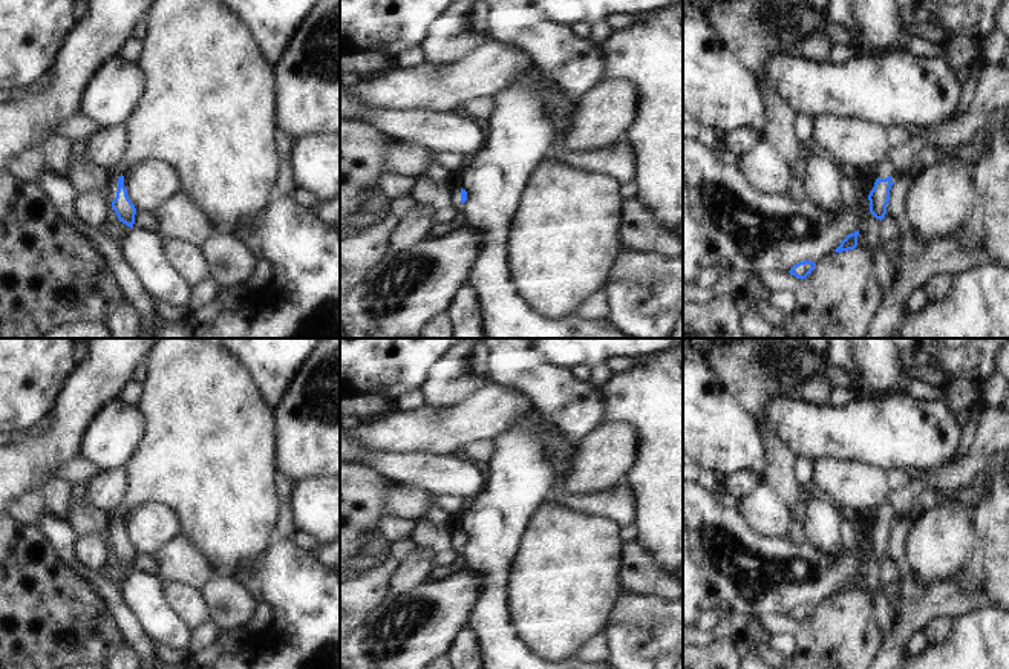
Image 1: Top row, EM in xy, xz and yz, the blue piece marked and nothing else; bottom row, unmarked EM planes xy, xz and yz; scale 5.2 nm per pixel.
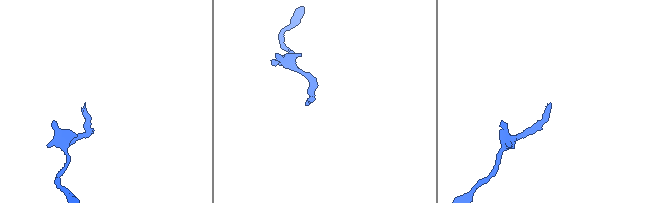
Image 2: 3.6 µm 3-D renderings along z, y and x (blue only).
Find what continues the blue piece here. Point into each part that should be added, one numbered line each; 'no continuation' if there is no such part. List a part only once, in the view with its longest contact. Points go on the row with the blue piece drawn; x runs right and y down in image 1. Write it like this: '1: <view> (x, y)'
1: xy (208, 106).

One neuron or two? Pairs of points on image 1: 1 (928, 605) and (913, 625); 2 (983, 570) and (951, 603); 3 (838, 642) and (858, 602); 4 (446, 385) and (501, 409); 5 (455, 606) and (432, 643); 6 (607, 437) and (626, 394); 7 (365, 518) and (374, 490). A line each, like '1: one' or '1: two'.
1: one
2: two
3: one
4: two
5: one
6: two
7: one

